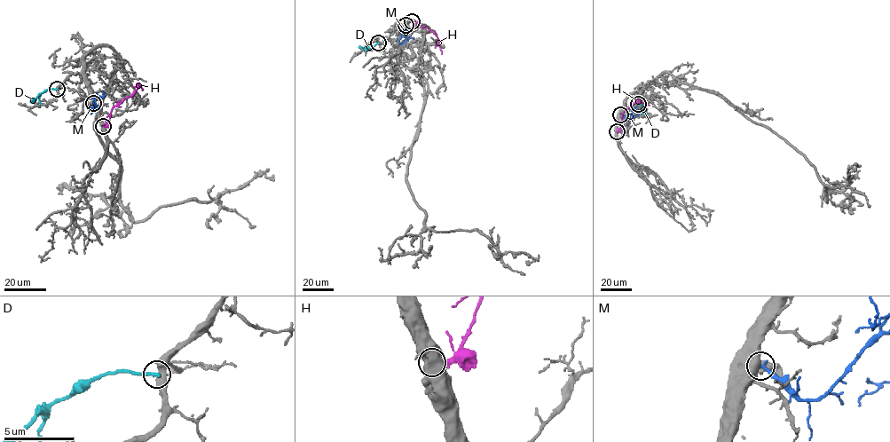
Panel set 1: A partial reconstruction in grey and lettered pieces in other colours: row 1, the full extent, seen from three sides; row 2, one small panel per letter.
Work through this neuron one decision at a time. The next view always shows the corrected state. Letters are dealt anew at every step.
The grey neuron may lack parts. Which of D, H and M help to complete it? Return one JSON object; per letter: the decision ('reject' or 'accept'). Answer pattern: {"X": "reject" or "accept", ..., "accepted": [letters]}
{"D": "reject", "H": "reject", "M": "accept", "accepted": ["M"]}

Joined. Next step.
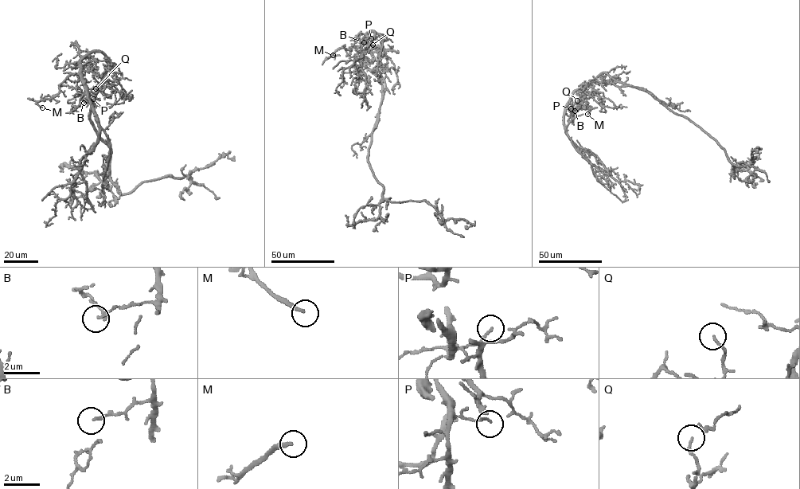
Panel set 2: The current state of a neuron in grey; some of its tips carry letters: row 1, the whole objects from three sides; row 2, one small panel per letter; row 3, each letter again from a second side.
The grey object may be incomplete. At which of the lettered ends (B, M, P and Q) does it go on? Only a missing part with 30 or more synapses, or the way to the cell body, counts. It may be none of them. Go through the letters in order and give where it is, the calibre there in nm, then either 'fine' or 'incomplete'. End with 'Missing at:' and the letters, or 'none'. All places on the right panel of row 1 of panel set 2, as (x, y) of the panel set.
B: (575, 111) | 80 nm | fine
M: (587, 114) | 190 nm | incomplete
P: (571, 108) | 110 nm | fine
Q: (577, 100) | 110 nm | fine
Missing at: M

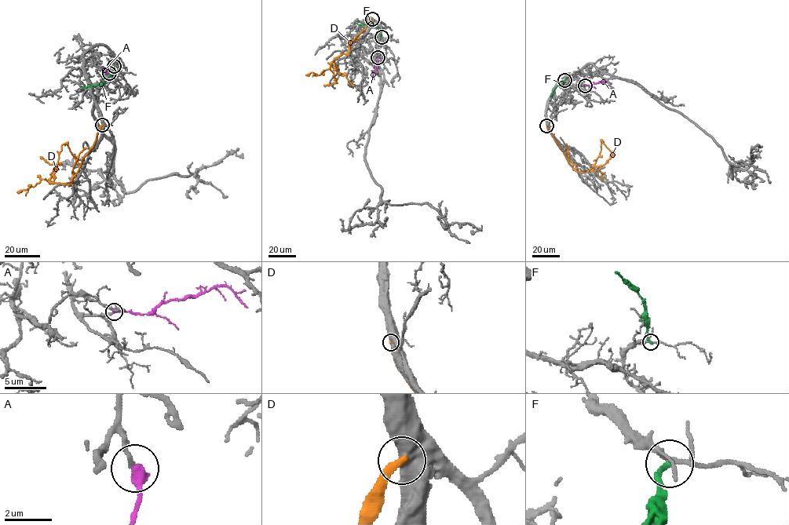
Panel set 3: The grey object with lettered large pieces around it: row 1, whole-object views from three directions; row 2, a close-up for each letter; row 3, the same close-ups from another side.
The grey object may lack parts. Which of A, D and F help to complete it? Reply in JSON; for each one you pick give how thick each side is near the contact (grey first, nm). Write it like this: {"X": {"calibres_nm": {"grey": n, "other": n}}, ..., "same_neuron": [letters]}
{"A": {"calibres_nm": {"grey": 200, "other": 480}}, "same_neuron": ["A"]}

